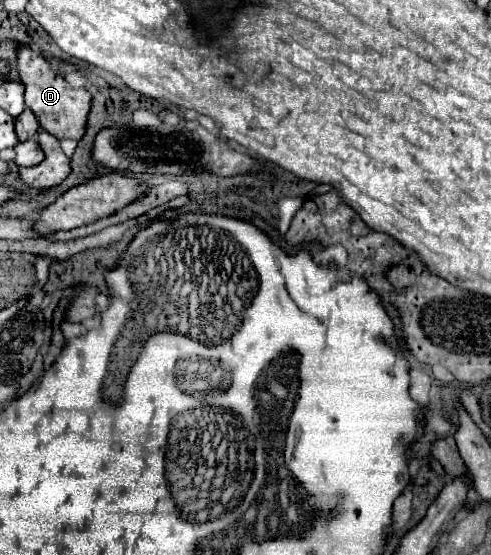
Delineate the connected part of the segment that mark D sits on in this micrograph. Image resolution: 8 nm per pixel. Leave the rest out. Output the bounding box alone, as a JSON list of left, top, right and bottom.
[17,45,91,141]

